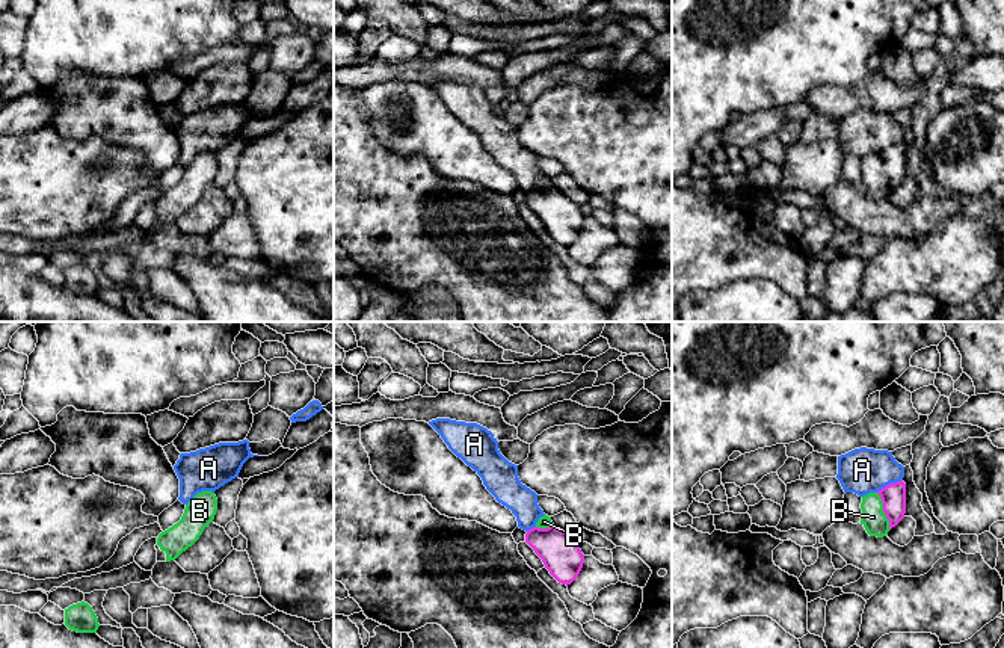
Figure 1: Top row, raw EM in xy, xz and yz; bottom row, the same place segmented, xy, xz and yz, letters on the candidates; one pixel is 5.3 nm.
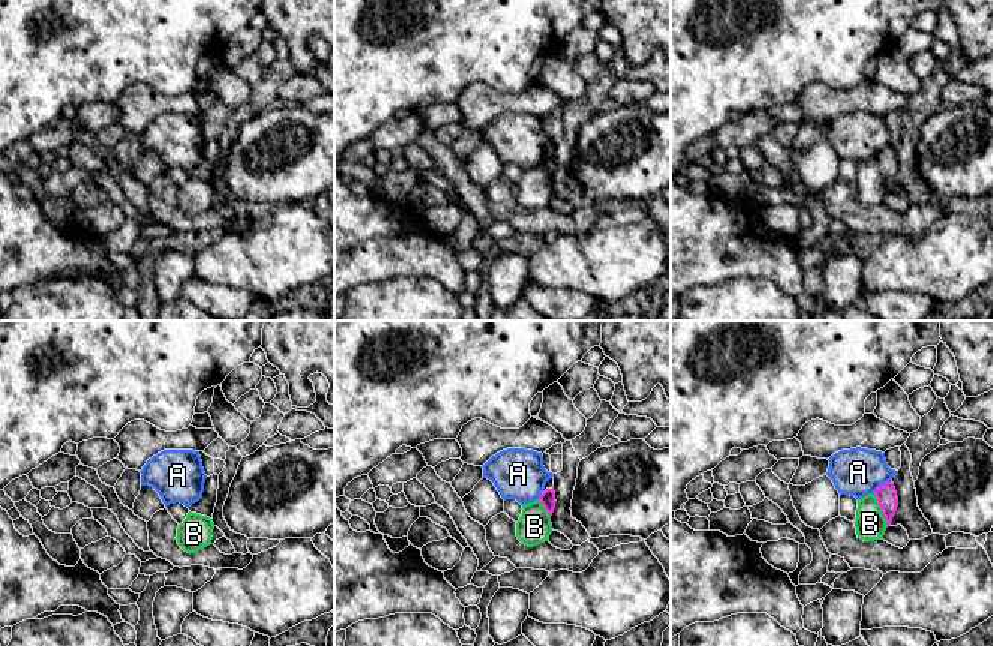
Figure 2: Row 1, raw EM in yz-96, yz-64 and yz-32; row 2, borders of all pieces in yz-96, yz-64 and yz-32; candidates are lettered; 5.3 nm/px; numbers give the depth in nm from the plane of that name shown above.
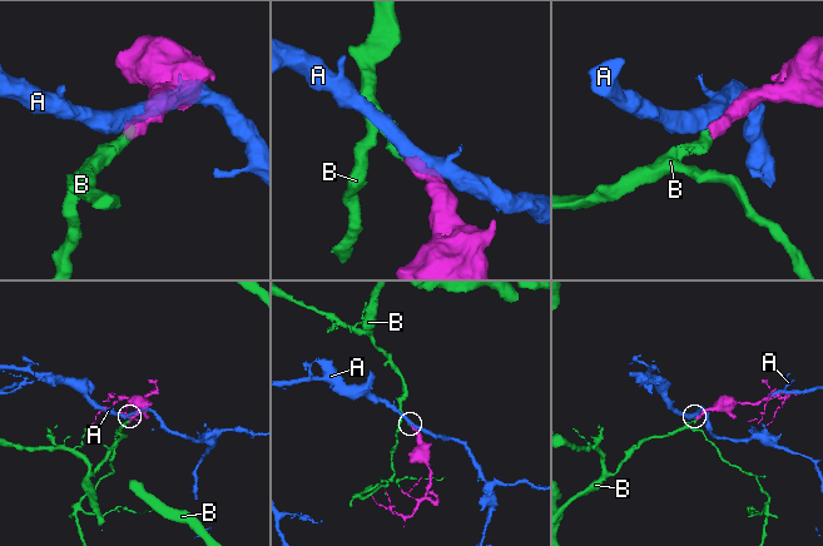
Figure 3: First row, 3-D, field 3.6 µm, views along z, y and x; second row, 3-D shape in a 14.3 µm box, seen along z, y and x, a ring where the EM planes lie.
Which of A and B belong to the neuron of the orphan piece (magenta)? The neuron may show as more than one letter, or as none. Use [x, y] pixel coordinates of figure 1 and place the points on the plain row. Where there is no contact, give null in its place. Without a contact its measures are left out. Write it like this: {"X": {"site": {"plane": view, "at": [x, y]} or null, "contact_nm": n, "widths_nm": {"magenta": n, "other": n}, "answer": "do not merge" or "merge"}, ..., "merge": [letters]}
{"A": {"site": {"plane": "yz", "at": [890, 145]}, "contact_nm": 160, "widths_nm": {"magenta": 130, "other": 240}, "answer": "do not merge"}, "B": {"site": {"plane": "yz", "at": [883, 172]}, "contact_nm": 220, "widths_nm": {"magenta": 130, "other": 130}, "answer": "merge"}, "merge": ["B"]}

